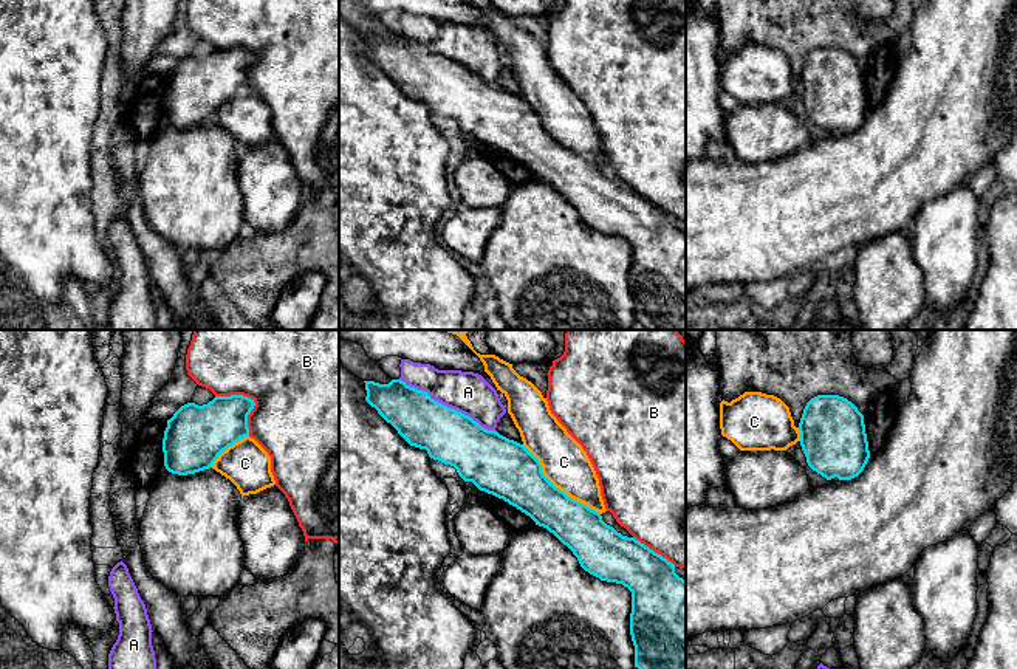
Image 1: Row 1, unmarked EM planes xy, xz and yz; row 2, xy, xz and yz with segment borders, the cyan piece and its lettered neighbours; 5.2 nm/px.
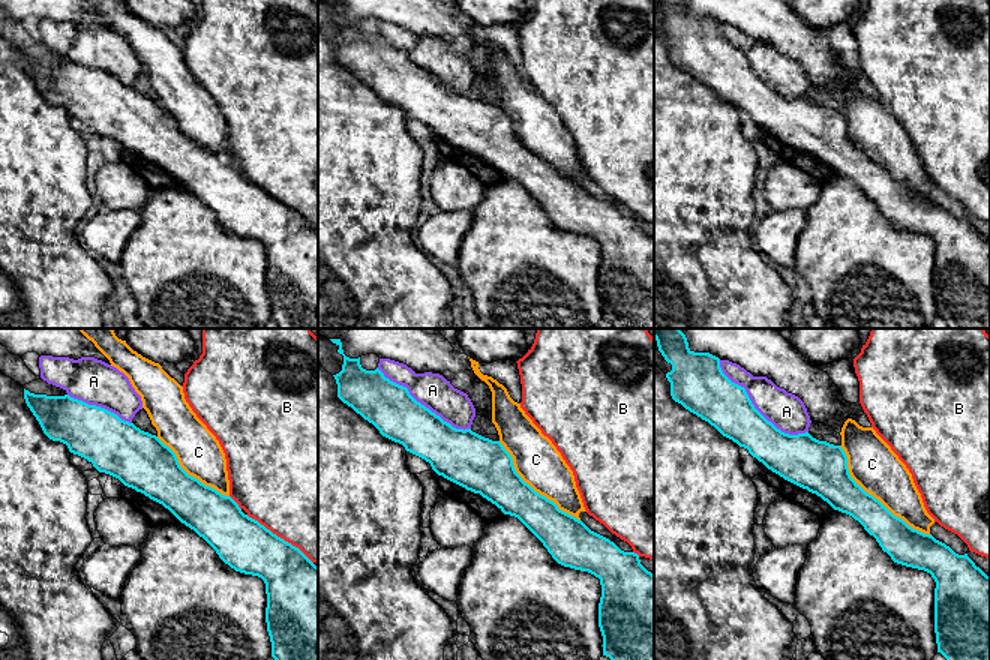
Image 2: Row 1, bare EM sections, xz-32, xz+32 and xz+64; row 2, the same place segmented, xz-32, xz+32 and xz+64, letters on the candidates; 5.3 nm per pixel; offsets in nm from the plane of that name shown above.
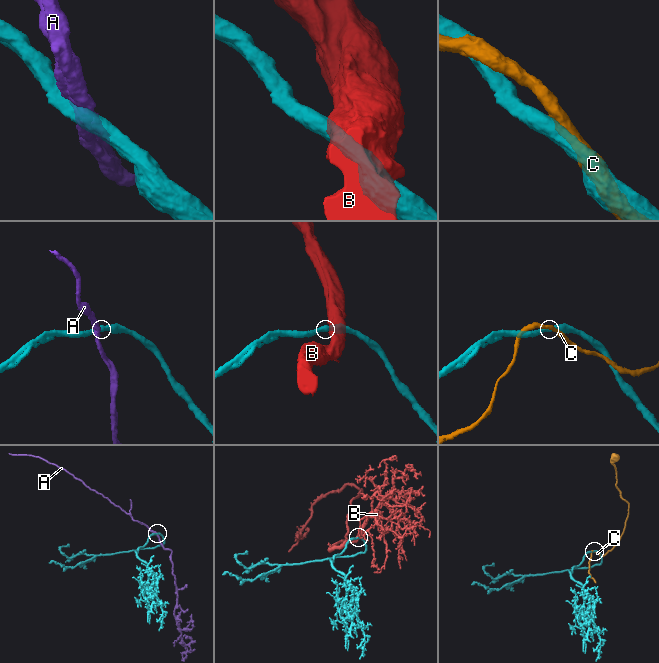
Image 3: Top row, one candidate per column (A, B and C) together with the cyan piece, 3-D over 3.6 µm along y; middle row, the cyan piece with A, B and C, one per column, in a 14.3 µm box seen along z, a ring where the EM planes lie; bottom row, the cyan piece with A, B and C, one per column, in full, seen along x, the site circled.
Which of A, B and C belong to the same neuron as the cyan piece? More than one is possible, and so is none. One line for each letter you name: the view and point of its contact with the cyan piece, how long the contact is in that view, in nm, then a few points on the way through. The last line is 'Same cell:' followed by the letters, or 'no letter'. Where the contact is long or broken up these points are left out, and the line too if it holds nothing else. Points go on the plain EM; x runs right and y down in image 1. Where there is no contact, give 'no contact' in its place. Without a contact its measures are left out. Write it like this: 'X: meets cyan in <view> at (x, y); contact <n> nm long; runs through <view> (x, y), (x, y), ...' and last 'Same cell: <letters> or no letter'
Same cell: no letter

